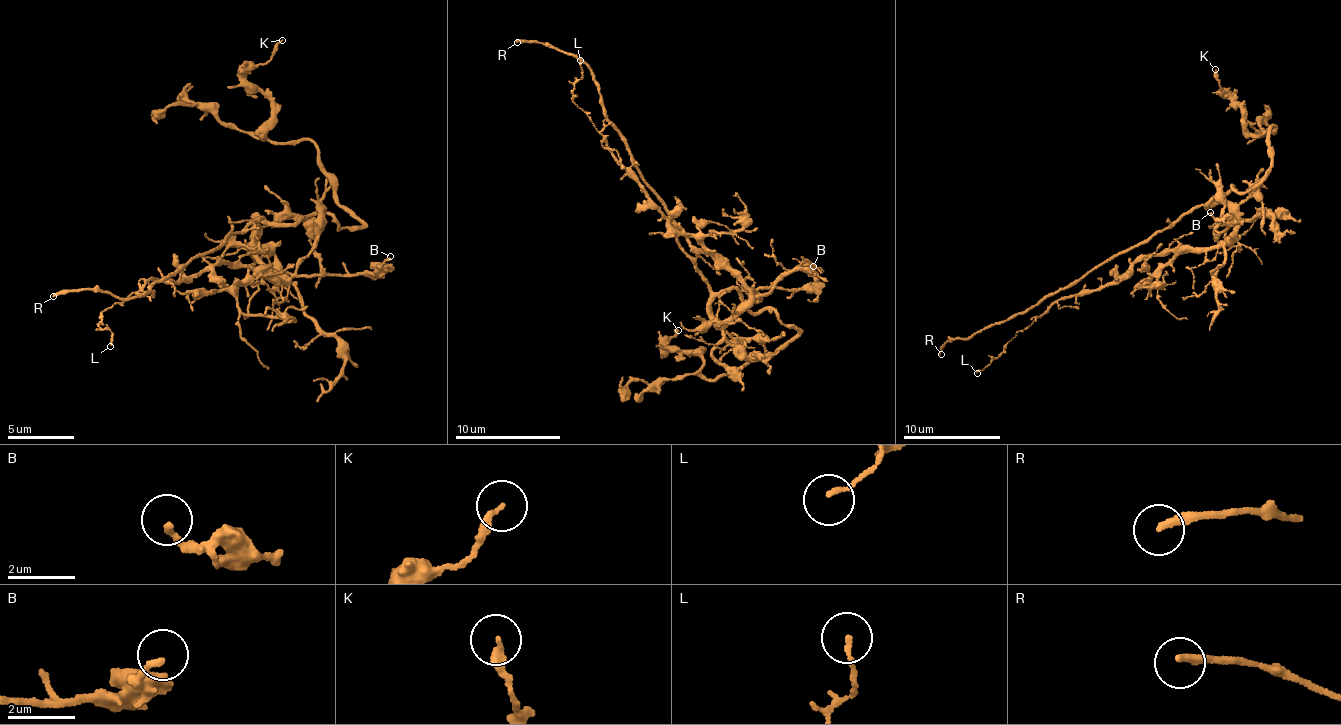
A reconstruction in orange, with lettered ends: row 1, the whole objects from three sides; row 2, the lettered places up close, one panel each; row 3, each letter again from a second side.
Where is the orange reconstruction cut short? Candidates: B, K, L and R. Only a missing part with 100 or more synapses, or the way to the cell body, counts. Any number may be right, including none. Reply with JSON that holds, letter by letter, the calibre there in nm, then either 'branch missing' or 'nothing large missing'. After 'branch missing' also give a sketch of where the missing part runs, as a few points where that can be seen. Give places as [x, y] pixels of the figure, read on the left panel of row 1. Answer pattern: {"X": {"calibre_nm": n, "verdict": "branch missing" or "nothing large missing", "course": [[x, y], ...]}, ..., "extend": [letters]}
{"B": {"calibre_nm": 170, "verdict": "nothing large missing"}, "K": {"calibre_nm": 220, "verdict": "nothing large missing"}, "L": {"calibre_nm": 130, "verdict": "nothing large missing"}, "R": {"calibre_nm": 220, "verdict": "branch missing"}, "extend": ["R"]}

